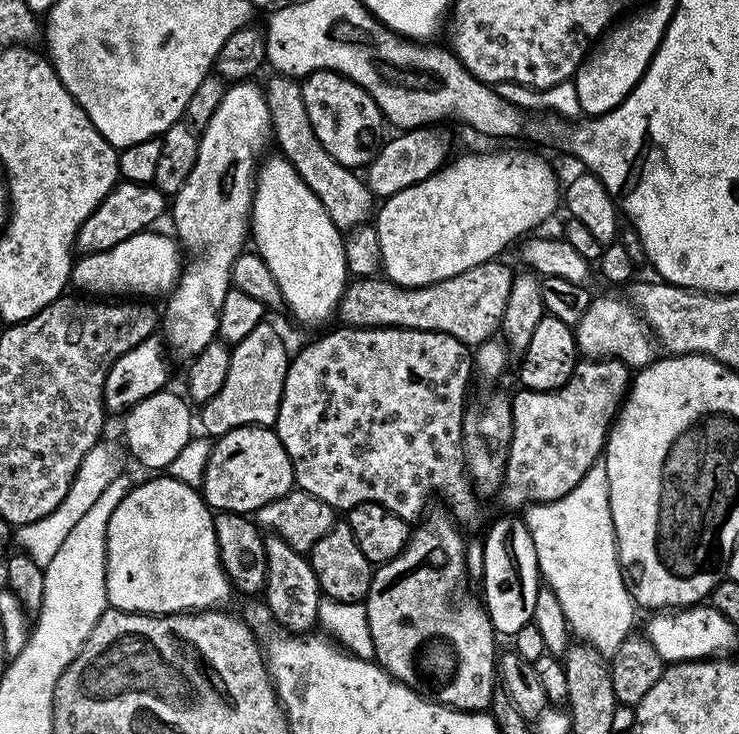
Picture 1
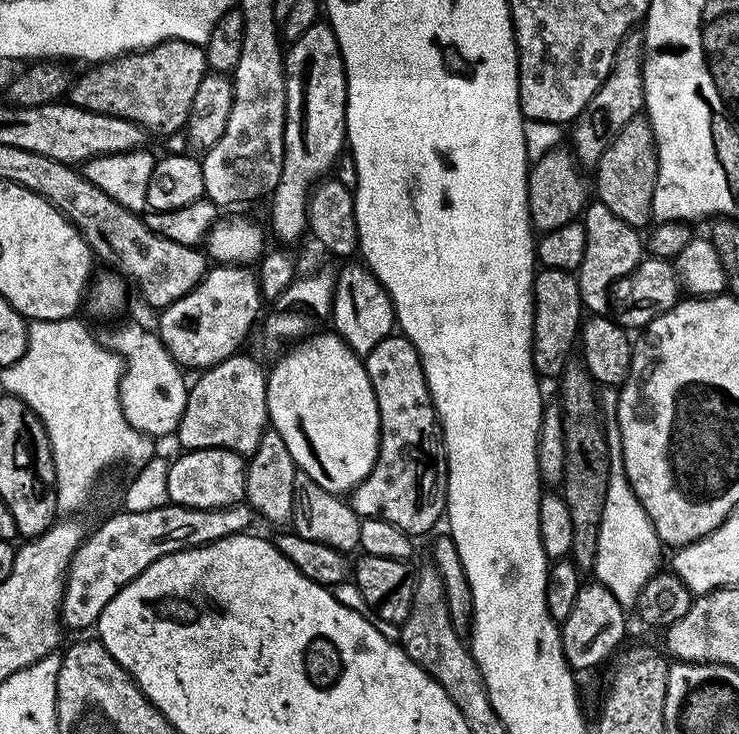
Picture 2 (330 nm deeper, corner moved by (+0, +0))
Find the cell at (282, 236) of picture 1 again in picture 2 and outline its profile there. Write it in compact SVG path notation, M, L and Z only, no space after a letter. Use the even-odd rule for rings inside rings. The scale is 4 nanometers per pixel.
M324 331L291 345L270 368L268 418L271 431L282 434L299 471L318 482L322 490L348 494L374 466L380 445L380 415L363 359L335 331Z

